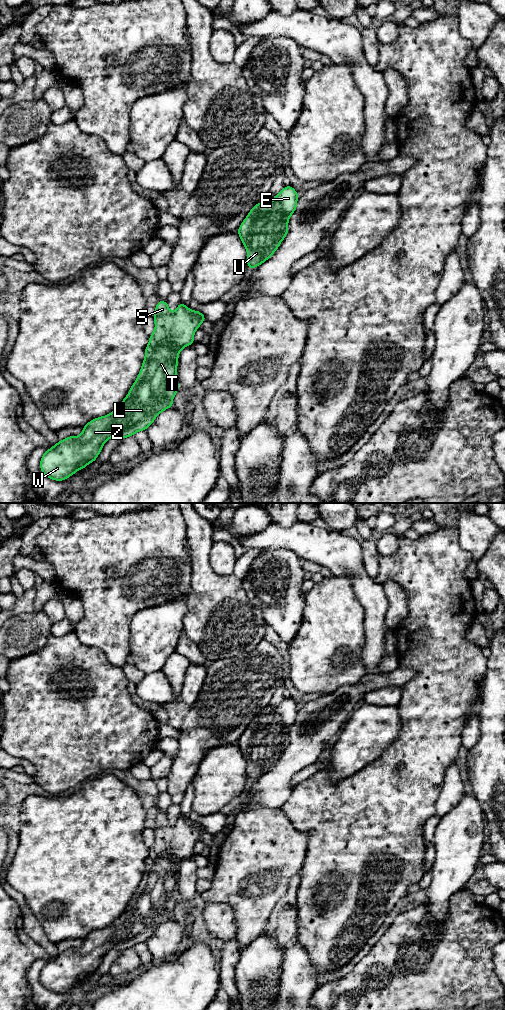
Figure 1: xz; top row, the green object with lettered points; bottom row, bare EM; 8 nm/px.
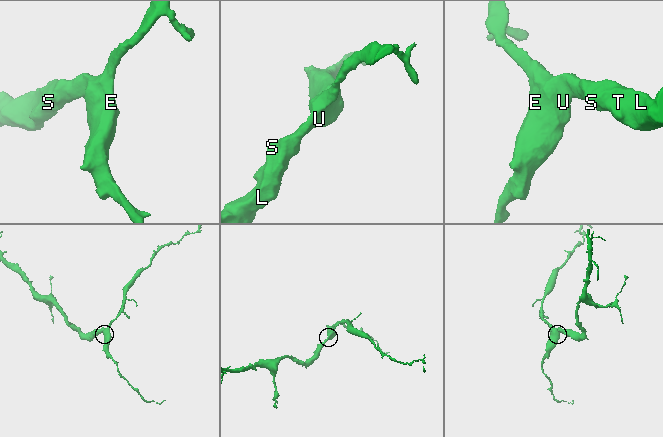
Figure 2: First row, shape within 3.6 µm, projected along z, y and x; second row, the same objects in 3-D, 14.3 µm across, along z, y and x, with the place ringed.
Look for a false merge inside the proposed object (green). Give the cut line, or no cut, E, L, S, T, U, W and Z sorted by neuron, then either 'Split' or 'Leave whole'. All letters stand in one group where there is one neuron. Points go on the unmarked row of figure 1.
No split. Groups: E L S T U W Z. Leave whole

